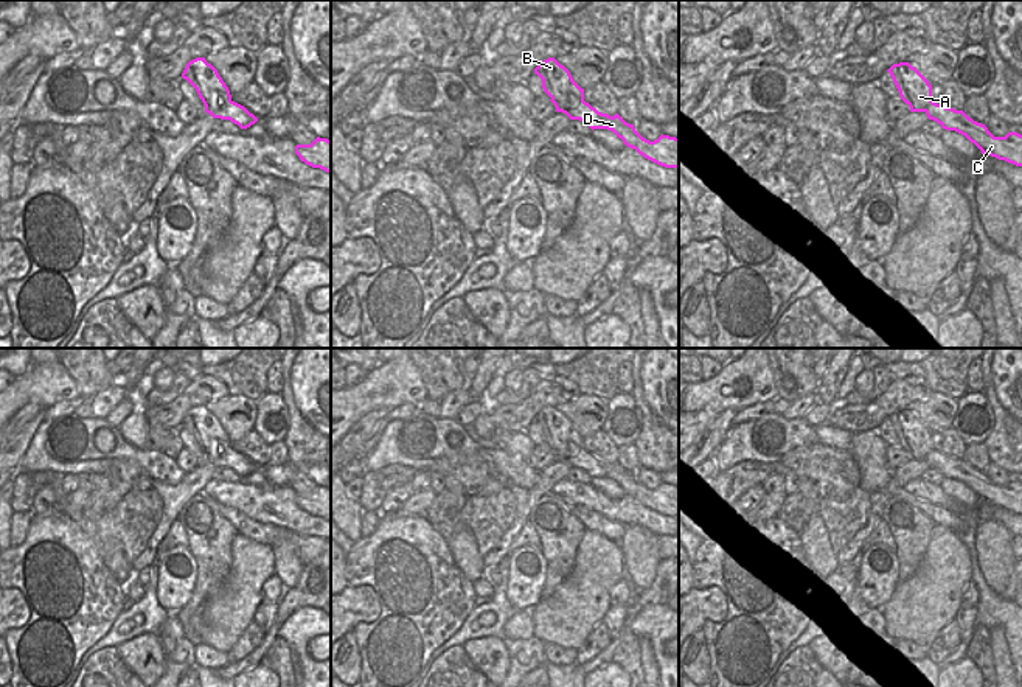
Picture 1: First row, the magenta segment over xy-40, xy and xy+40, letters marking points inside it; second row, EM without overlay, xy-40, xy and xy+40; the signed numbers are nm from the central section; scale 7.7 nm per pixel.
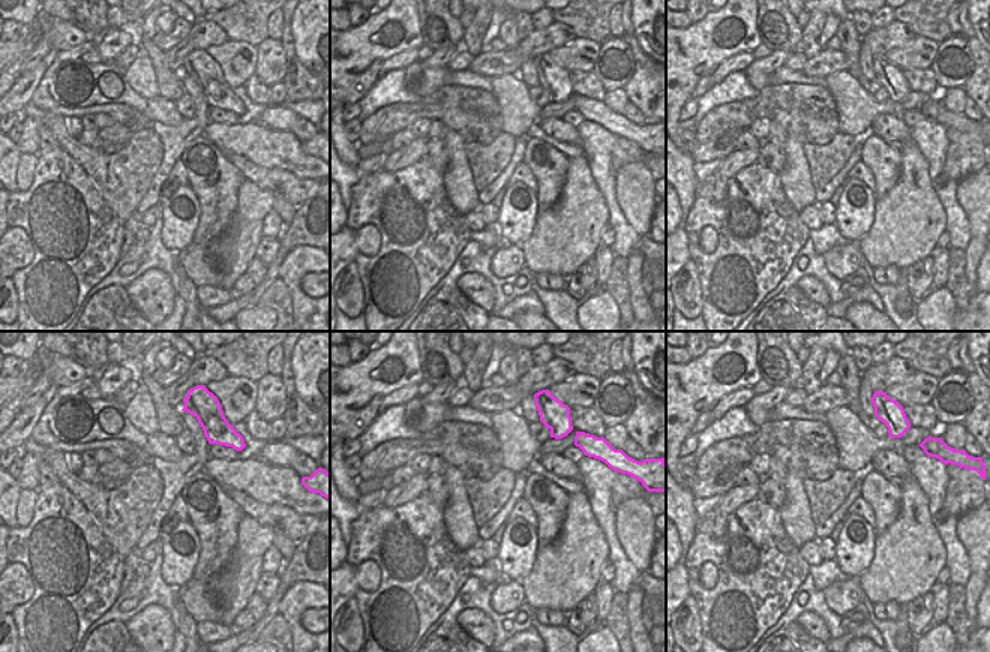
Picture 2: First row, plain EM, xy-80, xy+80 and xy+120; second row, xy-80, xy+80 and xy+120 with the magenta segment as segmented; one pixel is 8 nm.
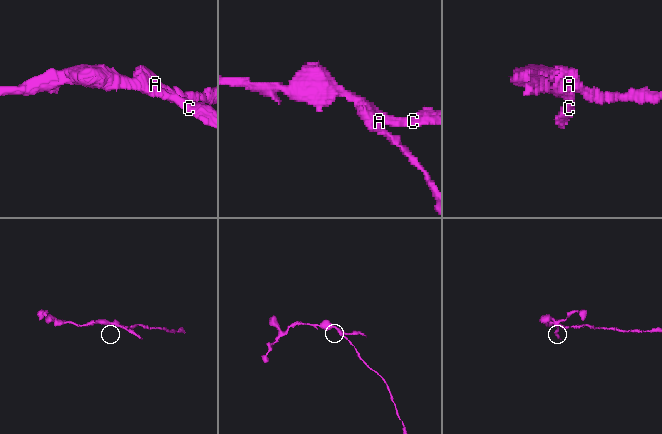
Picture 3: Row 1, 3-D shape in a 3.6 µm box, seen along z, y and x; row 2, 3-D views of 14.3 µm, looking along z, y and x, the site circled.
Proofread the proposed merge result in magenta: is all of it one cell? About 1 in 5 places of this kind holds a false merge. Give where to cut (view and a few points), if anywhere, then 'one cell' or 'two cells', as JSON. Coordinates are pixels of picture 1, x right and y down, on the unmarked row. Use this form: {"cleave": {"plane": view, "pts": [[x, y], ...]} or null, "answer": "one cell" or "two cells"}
{"cleave": {"plane": "xy-40", "pts": [[196, 437], [205, 442], [215, 440], [219, 453], [230, 446]]}, "answer": "two cells"}

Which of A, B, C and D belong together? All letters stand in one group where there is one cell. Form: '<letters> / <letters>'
A B / C D

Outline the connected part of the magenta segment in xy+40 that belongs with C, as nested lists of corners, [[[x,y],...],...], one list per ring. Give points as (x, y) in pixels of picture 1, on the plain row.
[[[933,449],[924,460],[929,468],[937,469],[943,477],[965,483],[982,502],[1022,514],[1020,482],[1008,480],[1005,485],[994,485],[985,473],[974,469],[963,459],[955,459]]]

